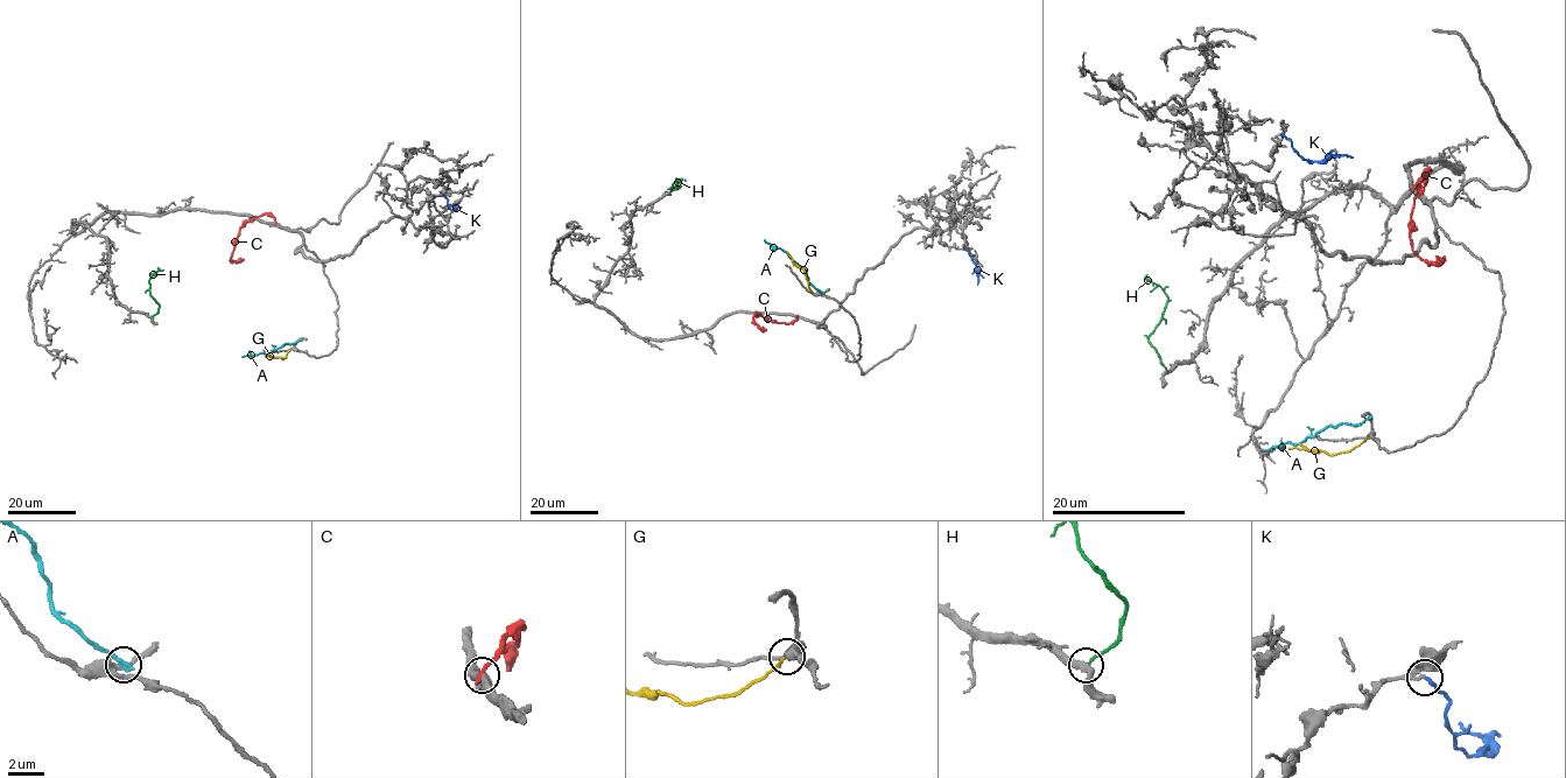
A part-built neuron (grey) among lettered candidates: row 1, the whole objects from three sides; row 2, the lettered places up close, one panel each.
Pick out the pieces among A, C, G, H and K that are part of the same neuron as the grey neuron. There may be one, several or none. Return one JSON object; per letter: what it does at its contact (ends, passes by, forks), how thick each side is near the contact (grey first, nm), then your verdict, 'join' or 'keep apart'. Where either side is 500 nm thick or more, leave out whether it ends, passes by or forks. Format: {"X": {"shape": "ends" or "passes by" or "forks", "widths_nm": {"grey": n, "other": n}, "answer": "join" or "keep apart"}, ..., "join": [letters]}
{"A": {"shape": "ends", "widths_nm": {"grey": 280, "other": 360}, "answer": "keep apart"}, "C": {"widths_nm": {"grey": 550, "other": 280}, "answer": "keep apart"}, "G": {"shape": "ends", "widths_nm": {"grey": 260, "other": 180}, "answer": "keep apart"}, "H": {"shape": "ends", "widths_nm": {"grey": 340, "other": 170}, "answer": "keep apart"}, "K": {"shape": "ends", "widths_nm": {"grey": 260, "other": 190}, "answer": "join"}, "join": ["K"]}

